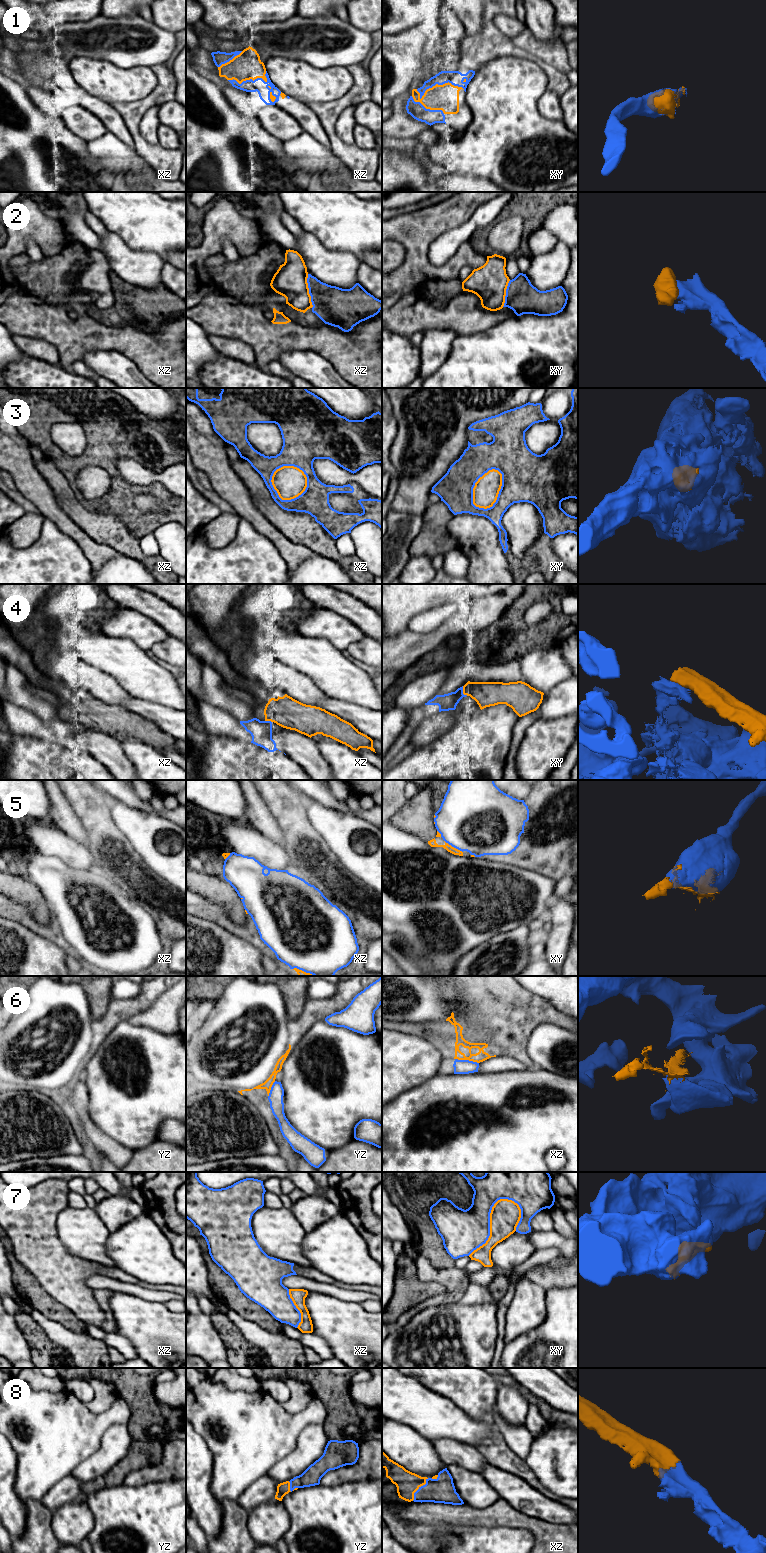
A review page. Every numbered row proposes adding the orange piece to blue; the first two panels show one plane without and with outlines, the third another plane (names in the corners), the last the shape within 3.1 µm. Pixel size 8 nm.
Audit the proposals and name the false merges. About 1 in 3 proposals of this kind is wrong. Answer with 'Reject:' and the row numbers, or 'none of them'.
Reject: 2, 3, 4, 6, 7

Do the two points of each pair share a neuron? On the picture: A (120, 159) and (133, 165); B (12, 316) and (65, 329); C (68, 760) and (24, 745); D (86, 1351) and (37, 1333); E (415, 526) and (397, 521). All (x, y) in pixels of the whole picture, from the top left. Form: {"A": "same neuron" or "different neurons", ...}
{"A": "same neuron", "B": "same neuron", "C": "same neuron", "D": "different neurons", "E": "same neuron"}

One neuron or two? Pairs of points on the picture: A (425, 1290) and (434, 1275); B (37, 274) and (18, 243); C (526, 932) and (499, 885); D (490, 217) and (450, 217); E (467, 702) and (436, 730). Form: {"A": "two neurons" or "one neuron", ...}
{"A": "two neurons", "B": "two neurons", "C": "two neurons", "D": "two neurons", "E": "one neuron"}

